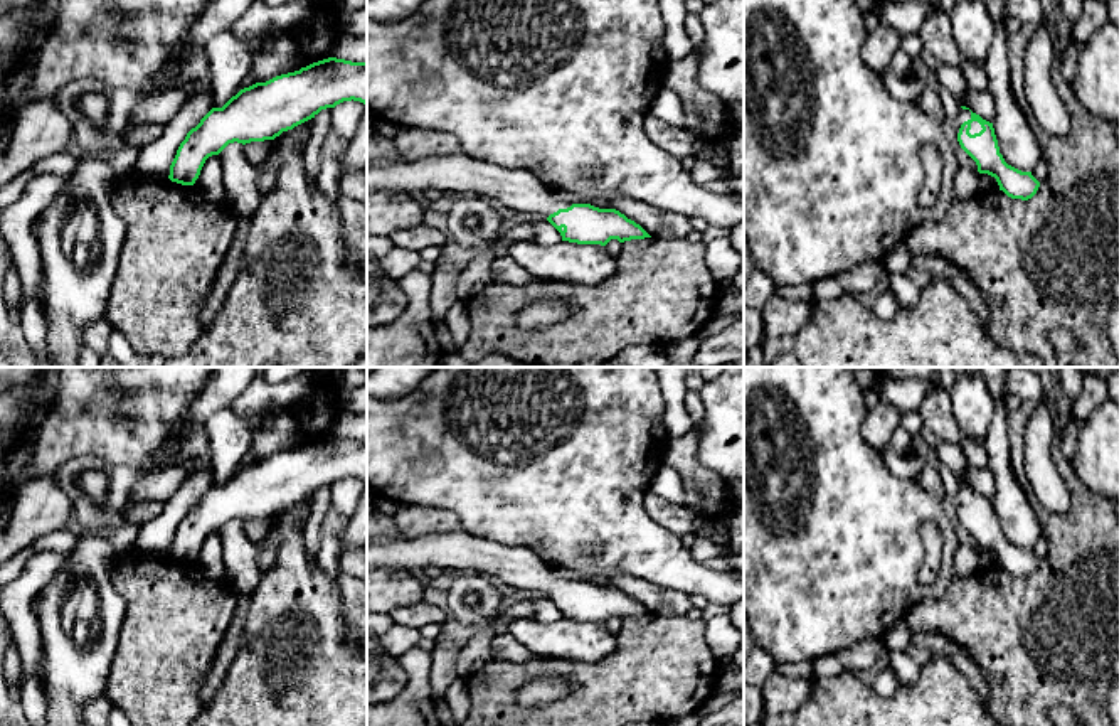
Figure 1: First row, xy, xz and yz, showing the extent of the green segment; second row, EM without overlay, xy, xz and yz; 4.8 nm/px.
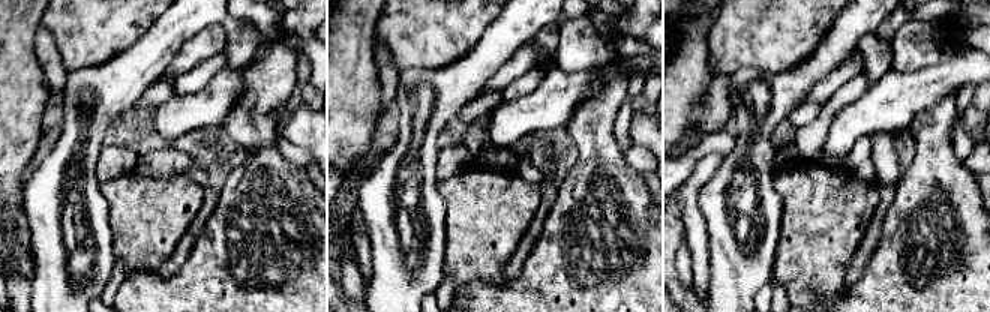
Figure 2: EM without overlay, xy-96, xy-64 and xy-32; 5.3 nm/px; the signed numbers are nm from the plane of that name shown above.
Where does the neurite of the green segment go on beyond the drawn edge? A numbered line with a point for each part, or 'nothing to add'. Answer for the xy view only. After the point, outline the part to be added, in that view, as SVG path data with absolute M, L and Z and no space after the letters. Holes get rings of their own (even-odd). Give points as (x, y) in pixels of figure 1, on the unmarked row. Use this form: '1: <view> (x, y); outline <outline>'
nothing to add

